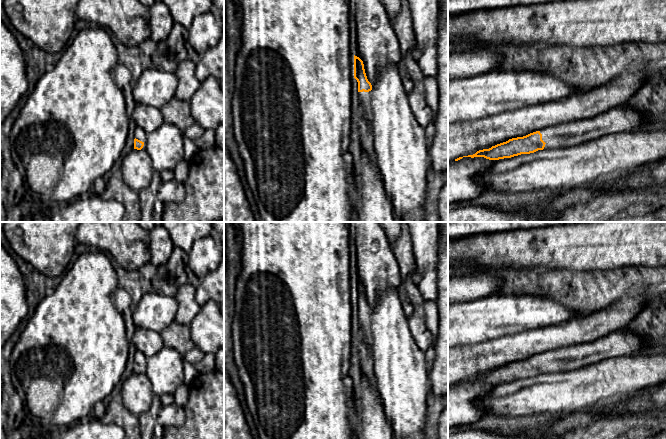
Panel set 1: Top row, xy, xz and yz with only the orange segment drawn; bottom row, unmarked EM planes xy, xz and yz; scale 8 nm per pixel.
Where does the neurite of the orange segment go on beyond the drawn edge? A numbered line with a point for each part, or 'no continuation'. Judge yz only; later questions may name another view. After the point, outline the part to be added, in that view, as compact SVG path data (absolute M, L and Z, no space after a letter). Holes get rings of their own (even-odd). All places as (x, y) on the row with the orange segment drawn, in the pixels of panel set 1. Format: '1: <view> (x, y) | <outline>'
1: yz (619, 119) | M617 106L594 118L554 125L540 130L540 133L542 134L542 140L546 143L544 150L549 150L572 147L594 139L599 139L606 135L621 132L634 132L641 124L642 117L639 112L635 111L630 106Z

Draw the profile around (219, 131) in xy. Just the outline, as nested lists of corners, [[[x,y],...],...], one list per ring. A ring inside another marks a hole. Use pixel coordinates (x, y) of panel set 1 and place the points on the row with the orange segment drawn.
[[[224,122],[215,129],[216,146],[224,149]]]

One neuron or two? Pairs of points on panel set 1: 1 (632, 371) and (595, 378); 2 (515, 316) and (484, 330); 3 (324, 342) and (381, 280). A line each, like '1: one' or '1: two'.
1: one
2: one
3: two

